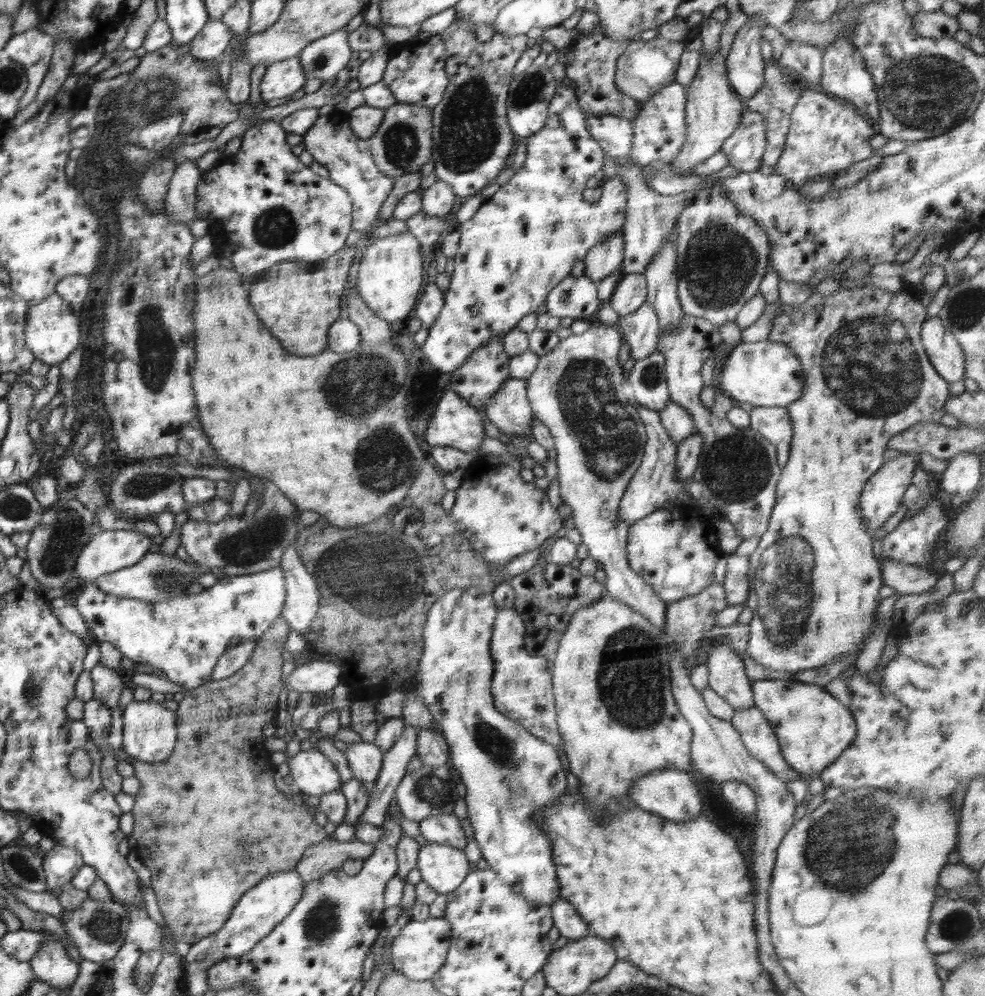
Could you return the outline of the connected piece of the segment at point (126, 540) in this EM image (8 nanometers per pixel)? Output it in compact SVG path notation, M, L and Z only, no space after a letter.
M134 530L97 531L76 562L74 578L80 578L80 580L82 578L86 582L97 579L103 574L135 565L146 556L152 543L153 538L144 532L134 532Z

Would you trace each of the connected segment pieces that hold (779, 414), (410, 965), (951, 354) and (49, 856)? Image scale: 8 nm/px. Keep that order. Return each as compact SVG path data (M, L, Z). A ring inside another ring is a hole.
M754 407L749 416L750 428L775 447L777 464L783 468L787 464L793 438L793 425L787 408Z
M429 917L424 921L409 921L392 944L392 968L410 980L431 980L446 961L451 942L451 923L444 918Z
M940 317L926 318L920 337L934 370L952 386L967 378L964 351L952 333L944 328Z
M56 844L43 853L43 871L49 894L62 884L67 884L84 866L82 855L72 847Z

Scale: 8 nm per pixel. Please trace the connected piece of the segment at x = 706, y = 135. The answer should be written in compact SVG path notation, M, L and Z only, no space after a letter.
M720 52L710 59L706 59L705 55L701 54L698 74L687 88L686 139L680 147L680 153L670 162L671 168L674 168L673 174L680 178L694 176L692 168L720 151L726 138L740 124L740 118L746 107L744 102L738 98L738 94L732 90L732 86L728 84L728 76L725 72L727 72L725 59L720 58Z

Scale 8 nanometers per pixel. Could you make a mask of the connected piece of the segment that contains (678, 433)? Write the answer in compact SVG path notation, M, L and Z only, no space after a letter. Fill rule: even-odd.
M672 401L657 414L668 437L675 443L675 447L678 447L680 442L695 432L694 422L690 414L682 406Z

